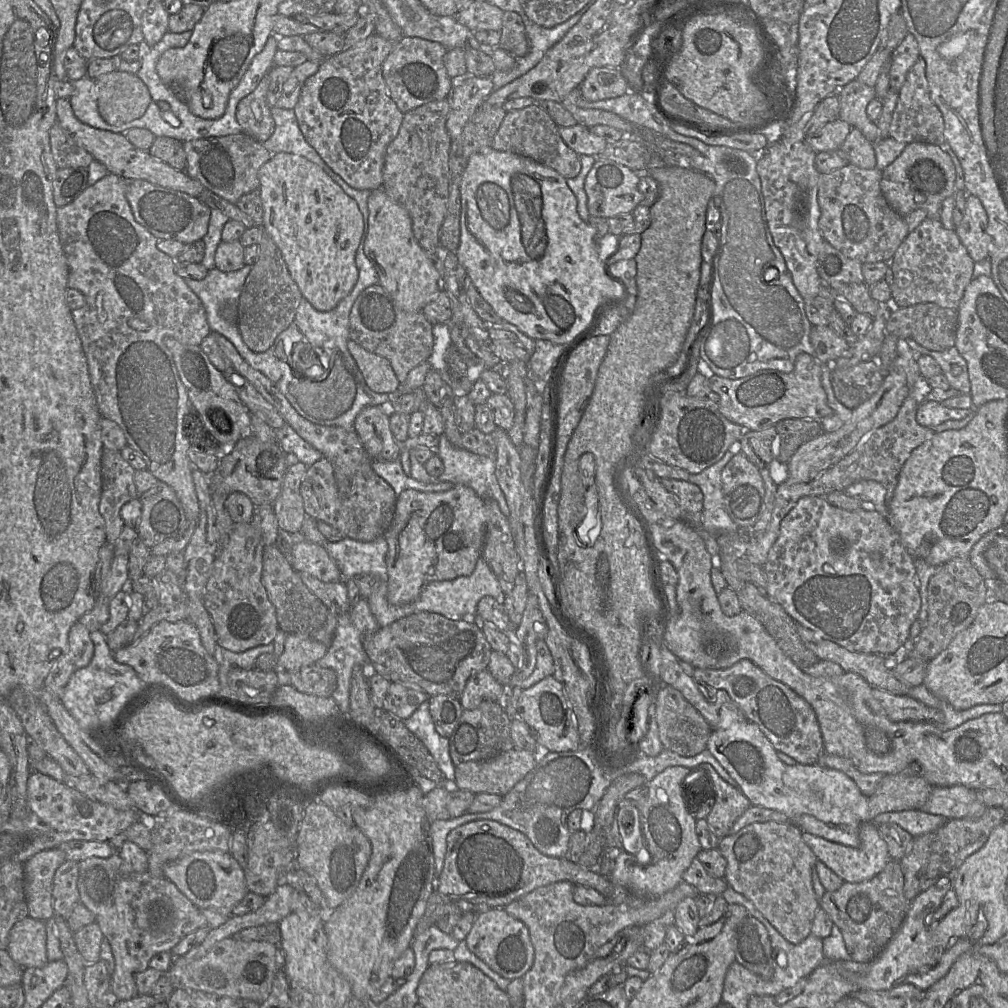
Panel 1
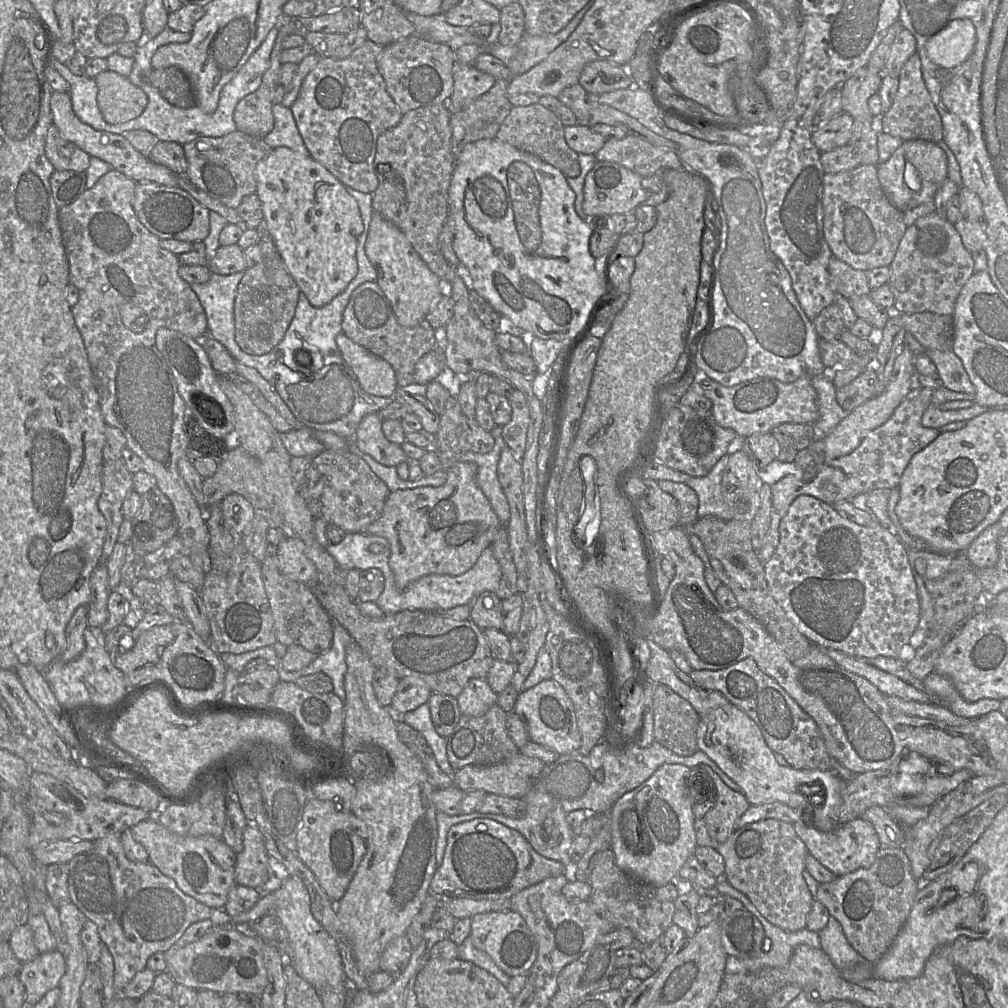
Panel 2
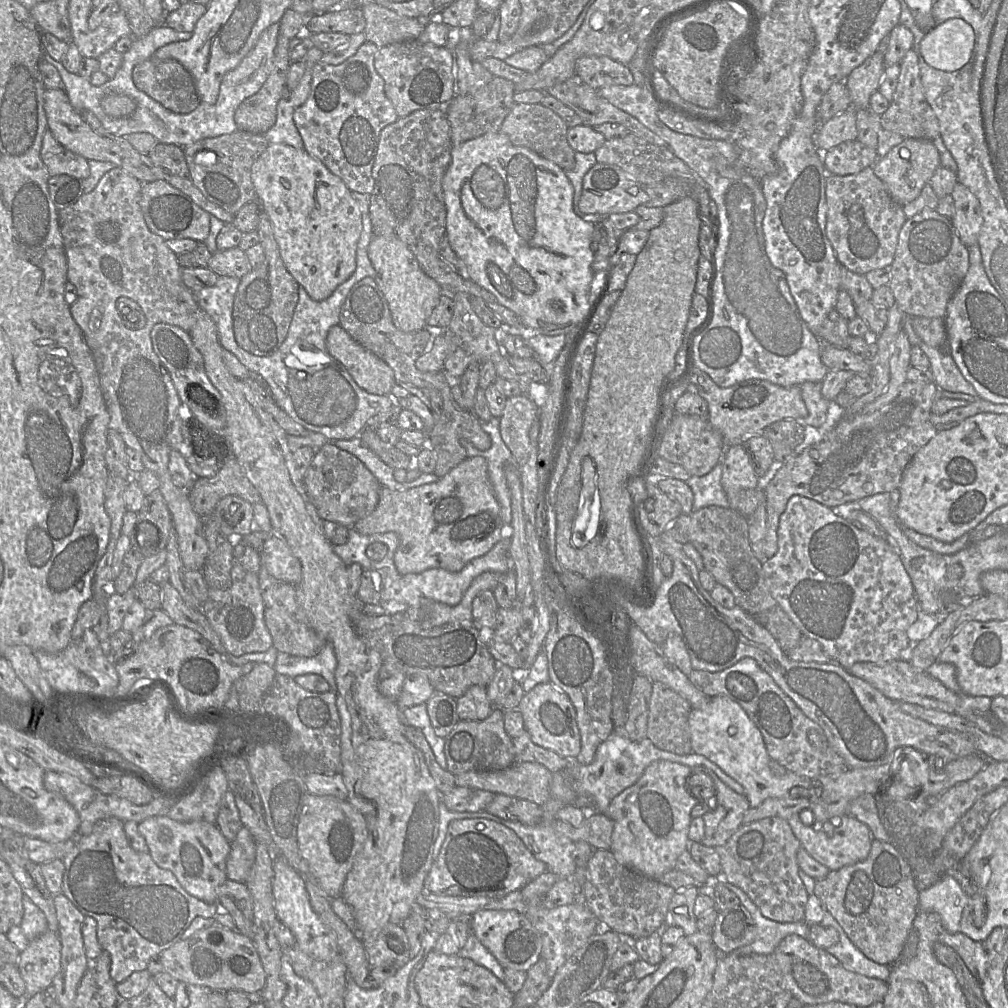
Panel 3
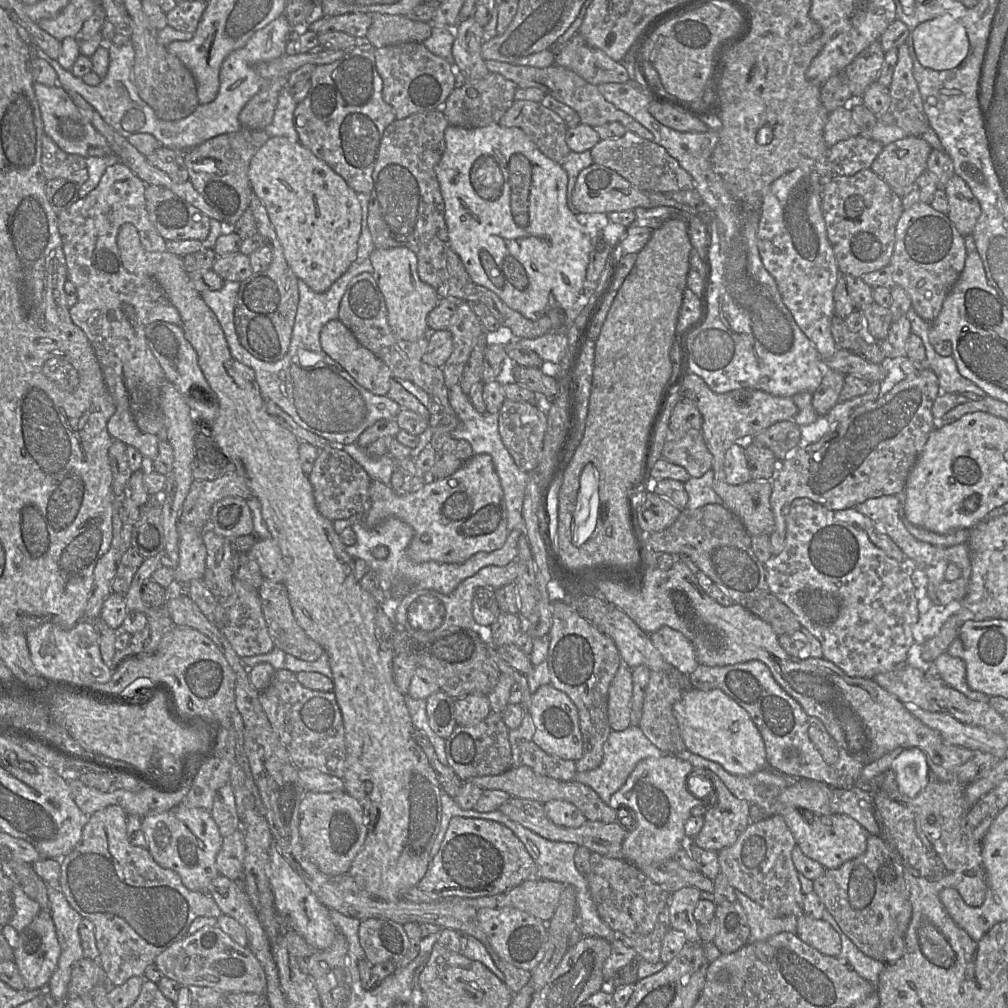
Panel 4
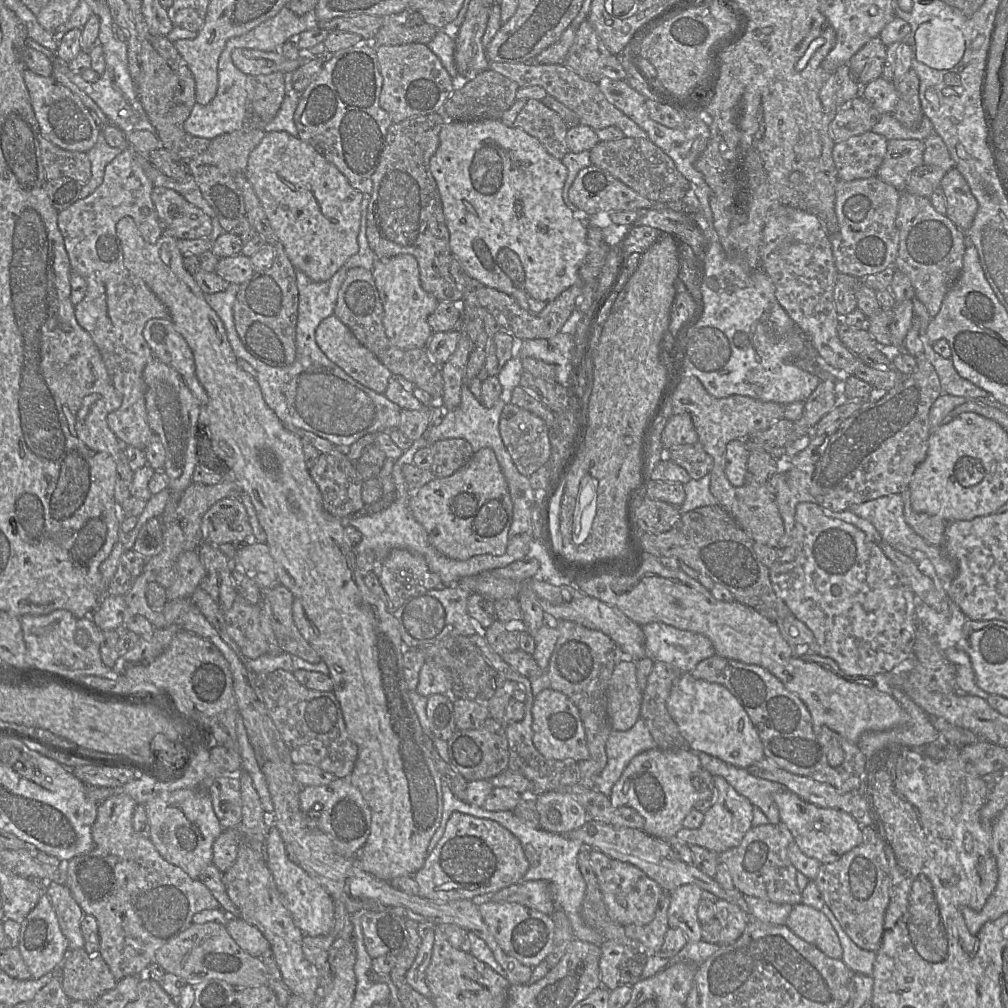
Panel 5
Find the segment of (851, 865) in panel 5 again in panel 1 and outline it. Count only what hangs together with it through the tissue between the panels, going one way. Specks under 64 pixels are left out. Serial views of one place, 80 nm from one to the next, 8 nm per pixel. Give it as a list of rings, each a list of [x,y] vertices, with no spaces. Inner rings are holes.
[[[889,859],[884,869],[872,879],[859,883],[844,882],[838,890],[826,891],[820,907],[840,929],[851,960],[871,963],[899,930],[911,901],[904,895],[904,875],[900,860]]]

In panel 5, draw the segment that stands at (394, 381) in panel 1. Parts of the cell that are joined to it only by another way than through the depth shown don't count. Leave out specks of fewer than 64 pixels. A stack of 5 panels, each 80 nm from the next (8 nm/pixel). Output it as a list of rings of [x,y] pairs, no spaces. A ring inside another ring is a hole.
[[[333,314],[323,319],[316,328],[315,338],[318,347],[327,358],[343,369],[354,380],[379,394],[385,393],[392,373],[370,350],[357,340],[350,329],[337,316]]]

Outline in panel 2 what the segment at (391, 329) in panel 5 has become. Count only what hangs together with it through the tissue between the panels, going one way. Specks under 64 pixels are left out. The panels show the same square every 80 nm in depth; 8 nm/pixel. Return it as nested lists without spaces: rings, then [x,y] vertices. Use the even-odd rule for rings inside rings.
[[[376,212],[371,217],[365,253],[377,271],[376,283],[390,301],[398,323],[413,327],[426,319],[441,295],[440,279],[427,267],[404,233]]]

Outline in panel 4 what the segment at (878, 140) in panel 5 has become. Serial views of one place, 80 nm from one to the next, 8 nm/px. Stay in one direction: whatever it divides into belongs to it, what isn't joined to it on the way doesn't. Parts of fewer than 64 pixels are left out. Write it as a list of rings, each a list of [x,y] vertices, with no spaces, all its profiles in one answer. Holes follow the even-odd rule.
[[[861,135],[841,140],[828,149],[828,160],[833,174],[852,176],[863,169],[871,168],[883,145]]]

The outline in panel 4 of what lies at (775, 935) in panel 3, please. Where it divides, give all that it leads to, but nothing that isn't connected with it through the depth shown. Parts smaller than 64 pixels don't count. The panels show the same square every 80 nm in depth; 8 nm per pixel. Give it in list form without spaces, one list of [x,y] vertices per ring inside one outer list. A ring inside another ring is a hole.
[[[735,889],[737,901],[747,915],[750,926],[749,942],[765,941],[782,933],[796,933],[797,916],[773,917],[764,907],[750,899],[747,895]]]

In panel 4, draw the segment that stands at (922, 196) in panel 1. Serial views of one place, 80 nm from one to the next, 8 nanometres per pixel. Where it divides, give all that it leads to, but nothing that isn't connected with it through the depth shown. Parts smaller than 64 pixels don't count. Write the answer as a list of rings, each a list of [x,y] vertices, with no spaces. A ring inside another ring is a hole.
[[[907,136],[885,145],[871,165],[879,176],[900,197],[915,180],[927,171],[932,147],[919,136]]]

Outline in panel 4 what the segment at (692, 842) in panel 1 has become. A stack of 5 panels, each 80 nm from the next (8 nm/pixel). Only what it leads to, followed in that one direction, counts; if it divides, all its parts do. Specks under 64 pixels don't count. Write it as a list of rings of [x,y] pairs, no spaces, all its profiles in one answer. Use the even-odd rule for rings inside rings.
[[[674,755],[649,757],[641,760],[631,772],[623,786],[610,798],[609,806],[613,809],[632,809],[636,815],[636,828],[628,831],[623,843],[623,859],[636,867],[673,859],[678,850],[684,847],[686,821],[692,816],[691,810],[702,804],[709,790],[706,784],[699,790],[691,784],[693,793],[688,788],[688,778],[695,771],[694,766]]]

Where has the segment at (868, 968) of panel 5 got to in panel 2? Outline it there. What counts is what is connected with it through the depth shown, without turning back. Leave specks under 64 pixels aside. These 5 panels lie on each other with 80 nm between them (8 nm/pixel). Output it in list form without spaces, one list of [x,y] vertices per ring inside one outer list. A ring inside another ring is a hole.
[[[831,915],[826,927],[818,933],[821,949],[828,954],[839,970],[859,963],[869,963],[851,946],[842,926]]]

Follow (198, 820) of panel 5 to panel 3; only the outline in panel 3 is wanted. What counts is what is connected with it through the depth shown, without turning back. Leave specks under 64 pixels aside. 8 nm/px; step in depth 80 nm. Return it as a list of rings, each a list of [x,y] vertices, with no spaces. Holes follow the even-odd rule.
[[[166,815],[150,817],[138,824],[148,853],[155,864],[171,871],[190,895],[207,903],[216,903],[218,888],[227,880],[226,862],[230,842],[216,824],[204,821],[178,822]]]

